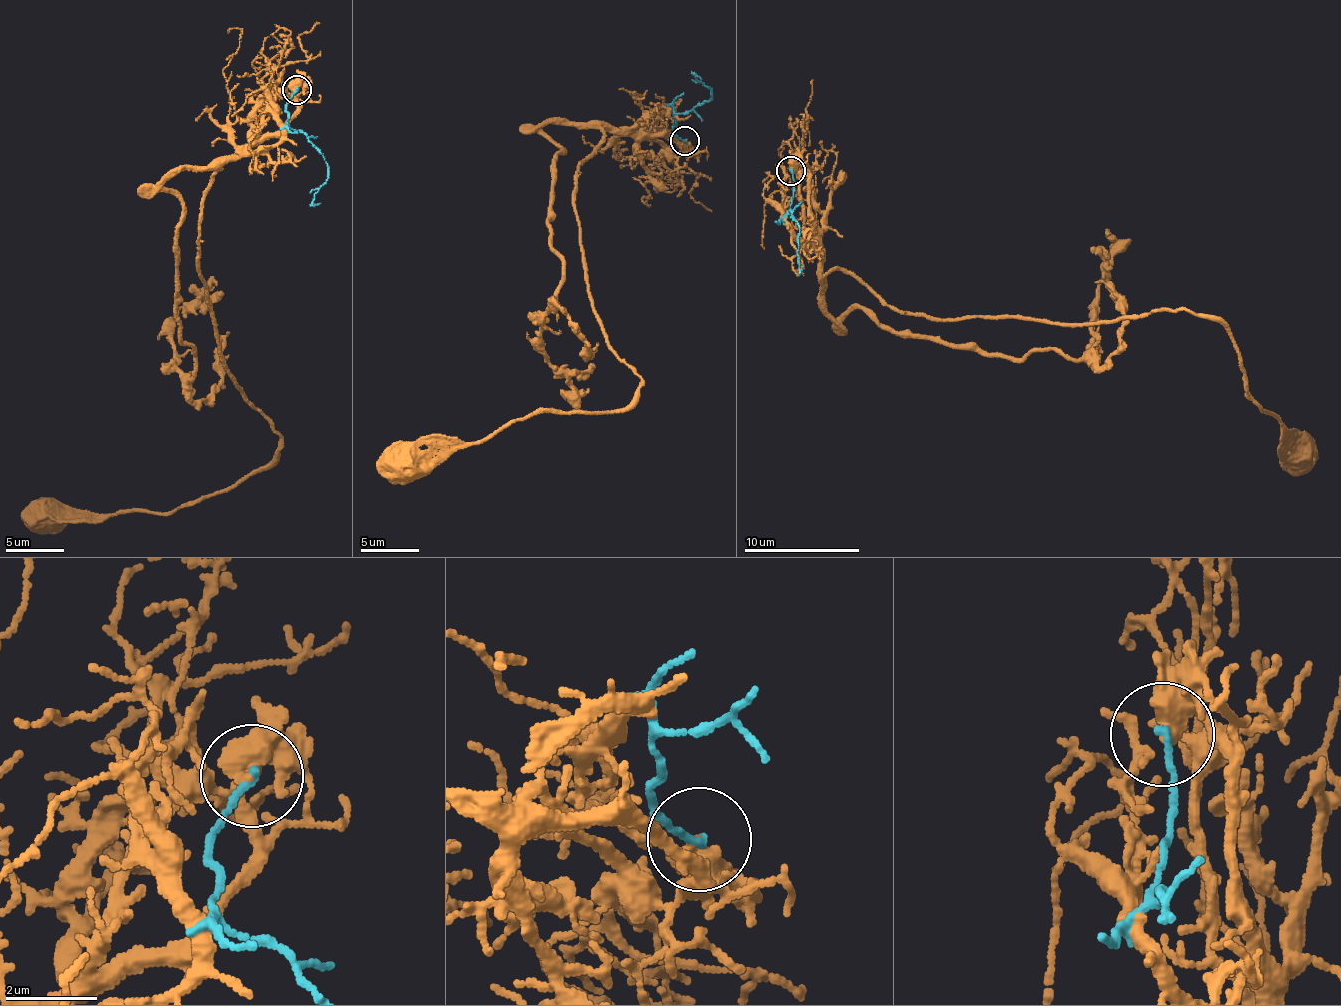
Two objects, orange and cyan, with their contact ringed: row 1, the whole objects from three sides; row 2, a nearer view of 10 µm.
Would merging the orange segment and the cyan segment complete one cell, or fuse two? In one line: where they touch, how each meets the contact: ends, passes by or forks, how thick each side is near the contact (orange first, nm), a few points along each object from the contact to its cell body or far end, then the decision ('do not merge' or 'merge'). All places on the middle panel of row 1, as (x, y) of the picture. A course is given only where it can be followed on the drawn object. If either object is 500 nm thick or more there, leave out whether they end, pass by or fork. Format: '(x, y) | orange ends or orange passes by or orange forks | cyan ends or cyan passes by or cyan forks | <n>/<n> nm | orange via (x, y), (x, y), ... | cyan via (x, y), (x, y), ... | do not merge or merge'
(685, 140) | orange ends | cyan ends | 360/170 nm | orange via (684, 140), (602, 128), (578, 172), (591, 308), (642, 379), (636, 400), (535, 413), (401, 465) | cyan via (684, 140), (675, 133), (673, 114), (693, 110), (704, 100), (712, 100), (711, 87), (692, 71) | do not merge

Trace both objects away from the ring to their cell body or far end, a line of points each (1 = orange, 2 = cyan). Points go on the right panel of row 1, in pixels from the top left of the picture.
1: (790, 170), (826, 273), (852, 271), (899, 311), (1084, 324), (1212, 316), (1245, 389), (1299, 452)
2: (790, 170), (794, 190), (788, 211), (793, 212), (792, 220), (800, 225), (798, 275)

